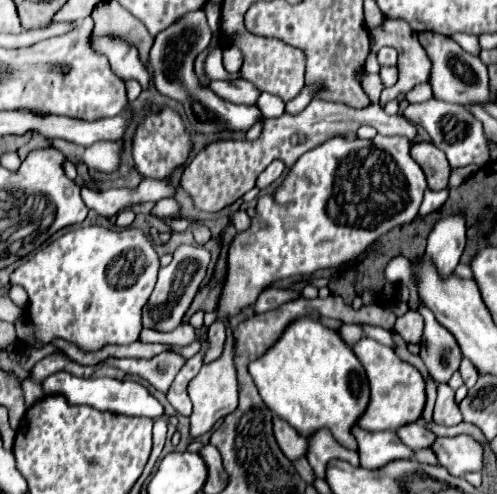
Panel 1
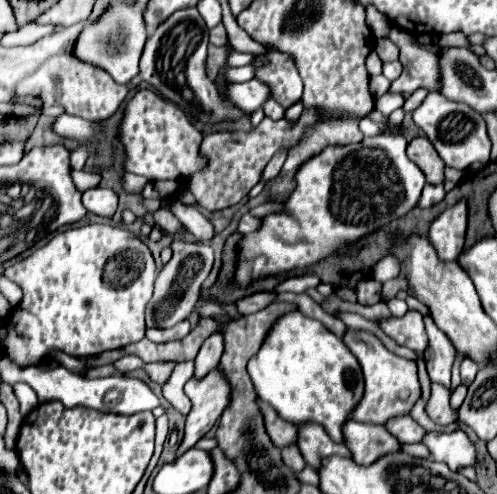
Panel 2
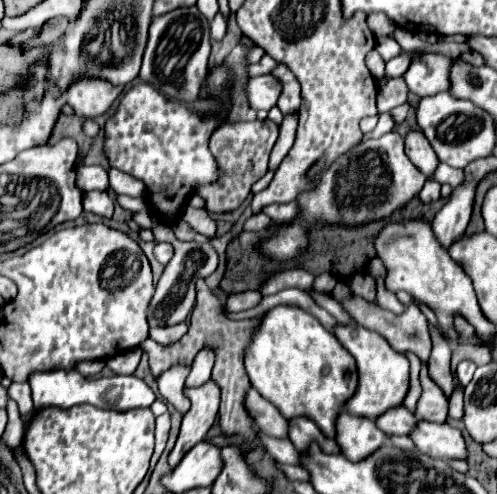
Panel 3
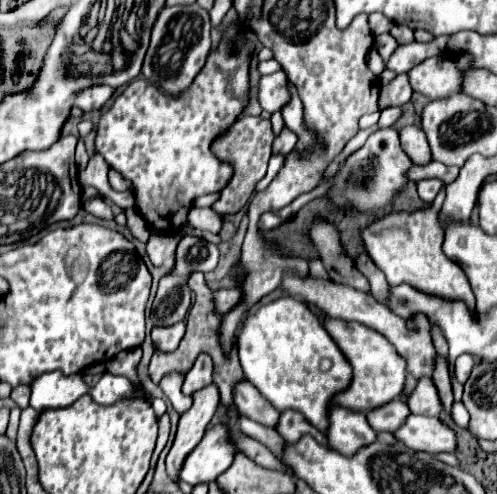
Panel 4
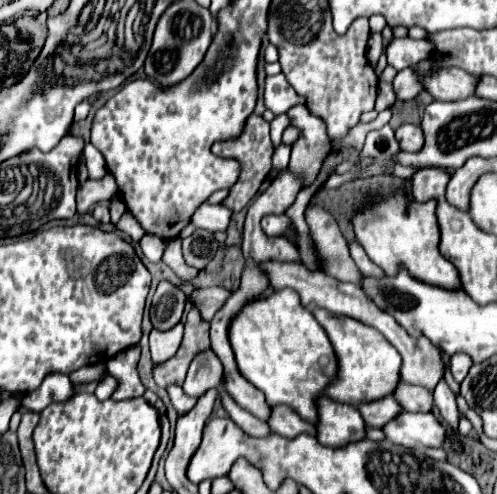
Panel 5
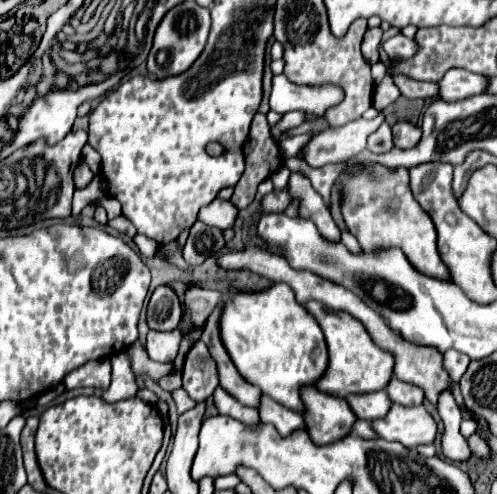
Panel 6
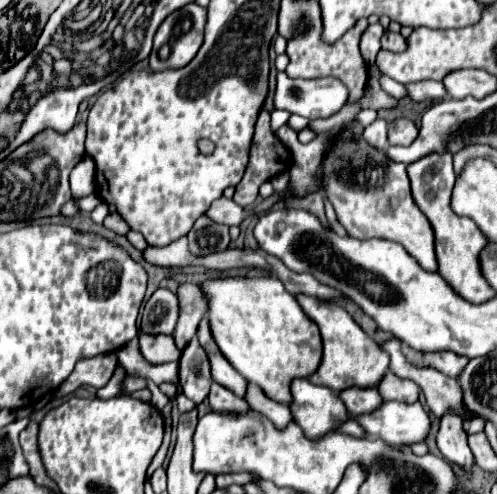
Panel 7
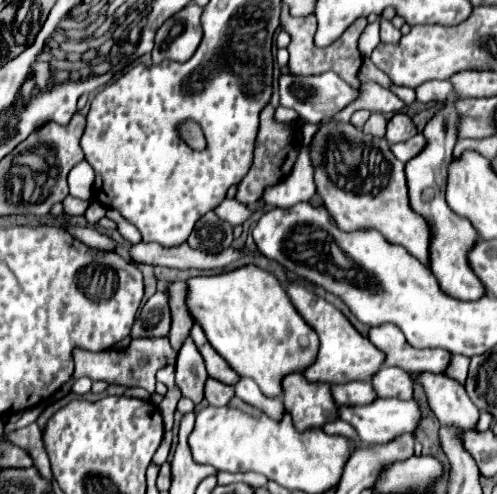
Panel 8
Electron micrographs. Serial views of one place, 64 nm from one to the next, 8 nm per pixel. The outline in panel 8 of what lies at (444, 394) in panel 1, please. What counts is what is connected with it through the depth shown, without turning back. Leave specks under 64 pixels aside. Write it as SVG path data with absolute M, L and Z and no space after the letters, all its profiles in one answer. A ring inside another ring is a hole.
M380 368L380 372L372 378L372 386L380 398L400 398L412 400L414 398L414 384L408 372L400 368Z

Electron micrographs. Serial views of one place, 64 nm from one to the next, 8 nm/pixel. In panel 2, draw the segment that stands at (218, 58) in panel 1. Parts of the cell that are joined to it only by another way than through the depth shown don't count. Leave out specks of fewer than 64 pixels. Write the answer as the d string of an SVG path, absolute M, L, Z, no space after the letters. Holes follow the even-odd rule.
M246 66L246 68L230 68L230 70L226 70L226 80L230 80L230 82L244 82L244 80L253 77L254 67Z

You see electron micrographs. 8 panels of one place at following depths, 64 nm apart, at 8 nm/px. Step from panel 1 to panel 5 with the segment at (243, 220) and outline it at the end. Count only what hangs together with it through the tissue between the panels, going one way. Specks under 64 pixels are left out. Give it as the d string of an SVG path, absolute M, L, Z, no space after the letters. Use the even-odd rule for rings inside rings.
M270 214L262 218L262 230L268 236L284 236L288 226L290 226L290 218L286 214Z

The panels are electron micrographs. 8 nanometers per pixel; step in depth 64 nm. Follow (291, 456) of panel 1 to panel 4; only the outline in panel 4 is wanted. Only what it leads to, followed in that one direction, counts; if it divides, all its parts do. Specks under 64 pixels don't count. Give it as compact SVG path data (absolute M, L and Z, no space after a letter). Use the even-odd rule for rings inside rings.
M242 382L240 386L236 386L236 408L242 416L268 426L268 428L278 428L280 422L280 412L250 384L250 382Z

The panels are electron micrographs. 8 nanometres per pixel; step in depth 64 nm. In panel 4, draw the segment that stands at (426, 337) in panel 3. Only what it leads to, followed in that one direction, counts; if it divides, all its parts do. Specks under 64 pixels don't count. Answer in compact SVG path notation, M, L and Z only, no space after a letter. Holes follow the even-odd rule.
M288 274L284 278L284 284L282 288L294 296L302 296L304 300L316 304L320 310L324 310L328 316L332 318L342 318L342 320L352 320L352 322L360 322L376 332L380 332L382 336L388 338L388 342L396 348L396 352L400 356L406 358L408 362L408 372L414 374L416 378L420 378L422 374L430 376L432 372L432 364L434 364L434 346L432 346L432 338L430 338L430 324L428 324L428 318L422 314L422 312L416 312L412 314L412 320L416 324L416 328L408 328L408 318L402 318L402 316L396 316L388 306L380 304L374 300L372 294L366 294L366 292L358 292L350 286L344 286L344 284L336 284L336 282L324 282L324 280L316 280L312 276L308 276L306 280L302 278L296 278L292 274Z

